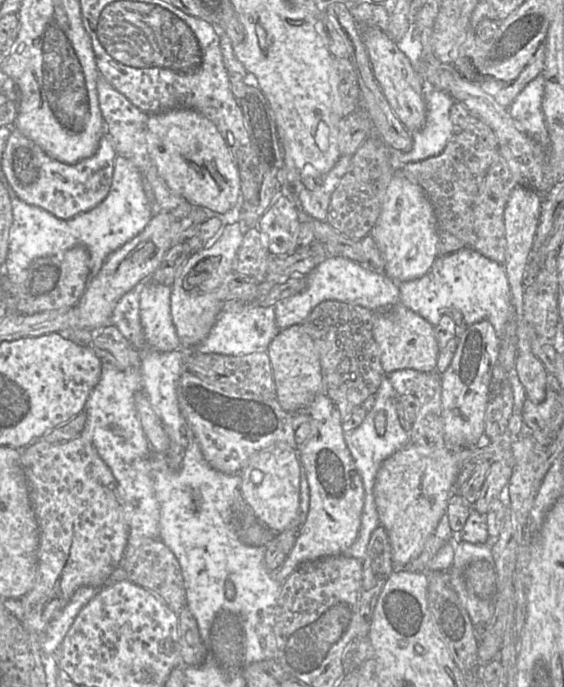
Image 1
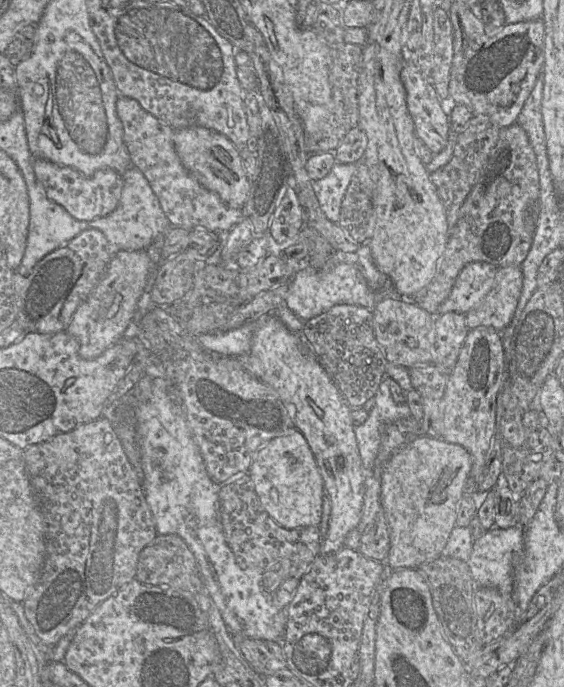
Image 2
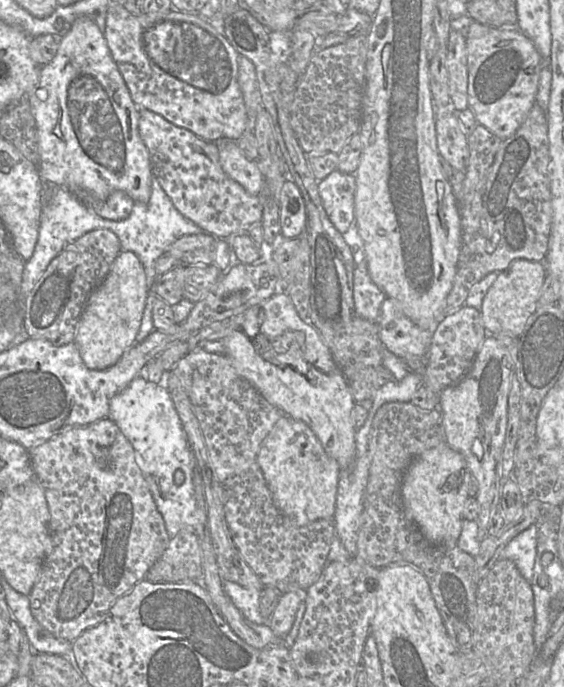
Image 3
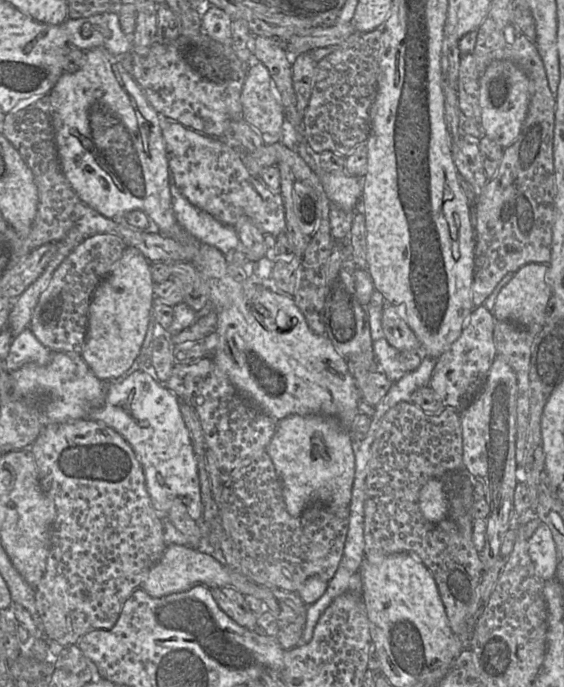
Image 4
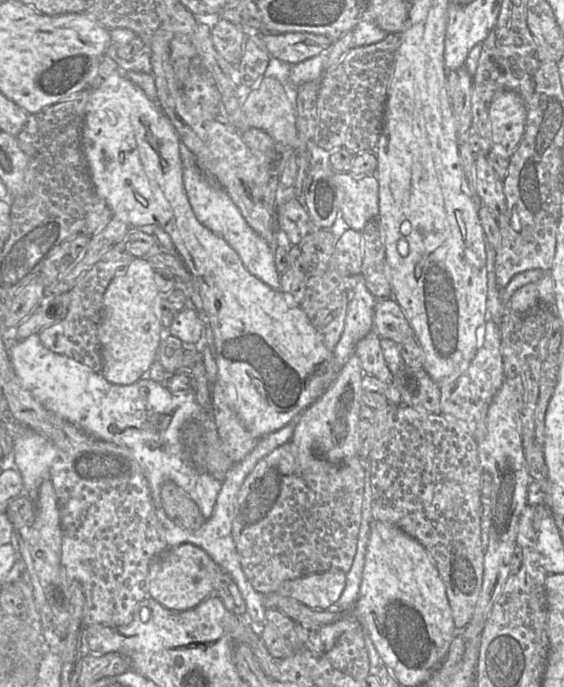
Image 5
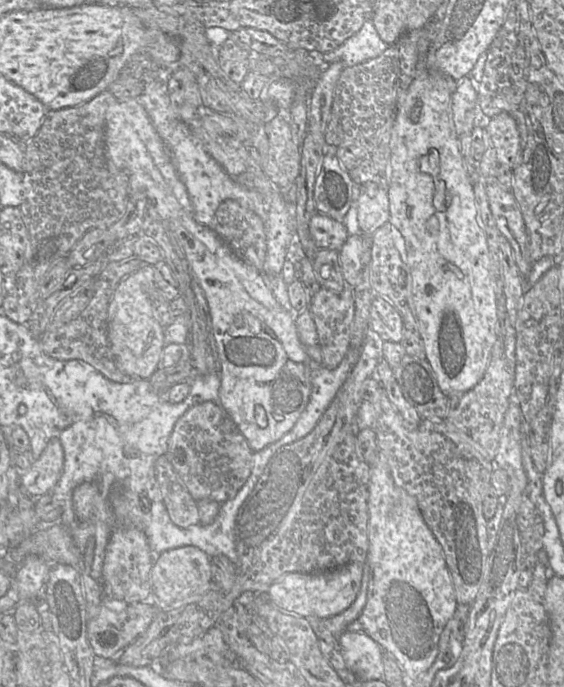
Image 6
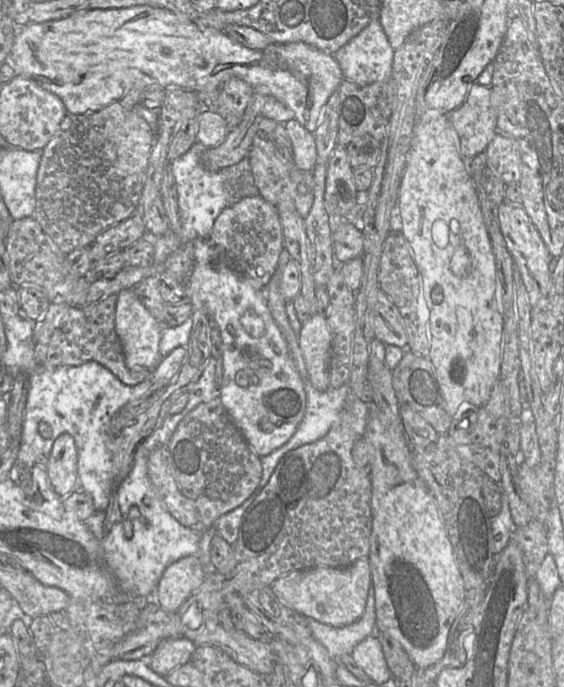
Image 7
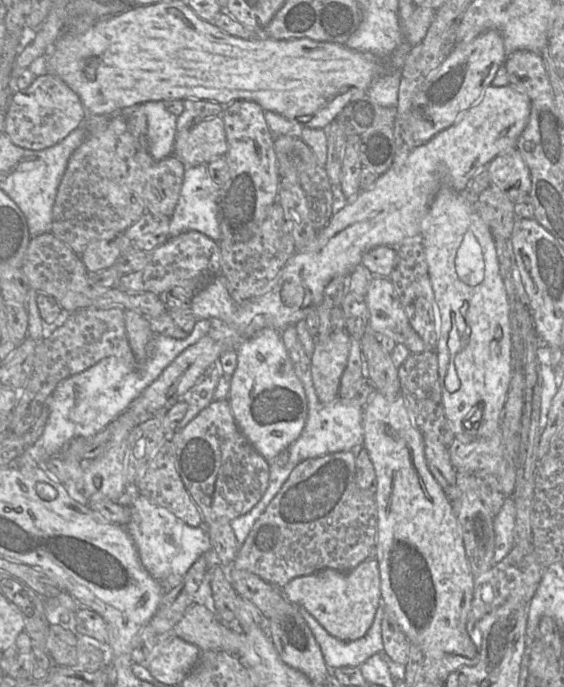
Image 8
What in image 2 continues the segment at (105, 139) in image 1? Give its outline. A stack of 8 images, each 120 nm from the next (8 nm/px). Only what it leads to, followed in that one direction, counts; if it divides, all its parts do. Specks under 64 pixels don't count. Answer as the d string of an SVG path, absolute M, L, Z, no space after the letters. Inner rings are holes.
M33 158L33 171L36 180L42 185L51 201L62 206L72 217L90 221L110 214L117 207L123 181L122 176L113 169L103 168L91 176L85 176L77 170L55 164L42 158Z

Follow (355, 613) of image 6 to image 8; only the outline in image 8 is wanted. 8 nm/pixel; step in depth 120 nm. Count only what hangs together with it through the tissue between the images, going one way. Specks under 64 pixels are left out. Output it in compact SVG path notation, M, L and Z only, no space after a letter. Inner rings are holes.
M381 602L367 633L357 640L344 641L331 635L309 612L300 608L300 613L311 629L330 669L359 667L369 657L383 651L381 622L384 612L384 605Z

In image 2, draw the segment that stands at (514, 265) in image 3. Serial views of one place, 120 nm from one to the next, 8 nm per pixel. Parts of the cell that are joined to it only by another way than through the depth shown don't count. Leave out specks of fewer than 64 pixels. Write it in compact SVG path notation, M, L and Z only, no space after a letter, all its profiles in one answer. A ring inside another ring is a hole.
M520 266L499 268L491 291L479 308L465 313L465 324L469 330L488 327L498 332L511 322L523 286Z

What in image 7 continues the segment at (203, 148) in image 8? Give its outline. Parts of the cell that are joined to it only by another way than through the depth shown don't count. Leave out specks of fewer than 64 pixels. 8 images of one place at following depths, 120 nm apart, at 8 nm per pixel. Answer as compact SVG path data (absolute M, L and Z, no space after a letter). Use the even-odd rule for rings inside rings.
M202 109L198 114L195 143L205 149L214 148L226 140L229 131L230 127L221 114Z

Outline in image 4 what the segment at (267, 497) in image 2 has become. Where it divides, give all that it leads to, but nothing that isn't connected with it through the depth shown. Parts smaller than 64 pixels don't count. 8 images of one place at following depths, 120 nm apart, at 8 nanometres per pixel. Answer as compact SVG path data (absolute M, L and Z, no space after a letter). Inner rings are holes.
M290 415L278 421L265 451L282 482L287 512L298 517L315 503L348 507L355 477L353 439L348 429L333 417Z

